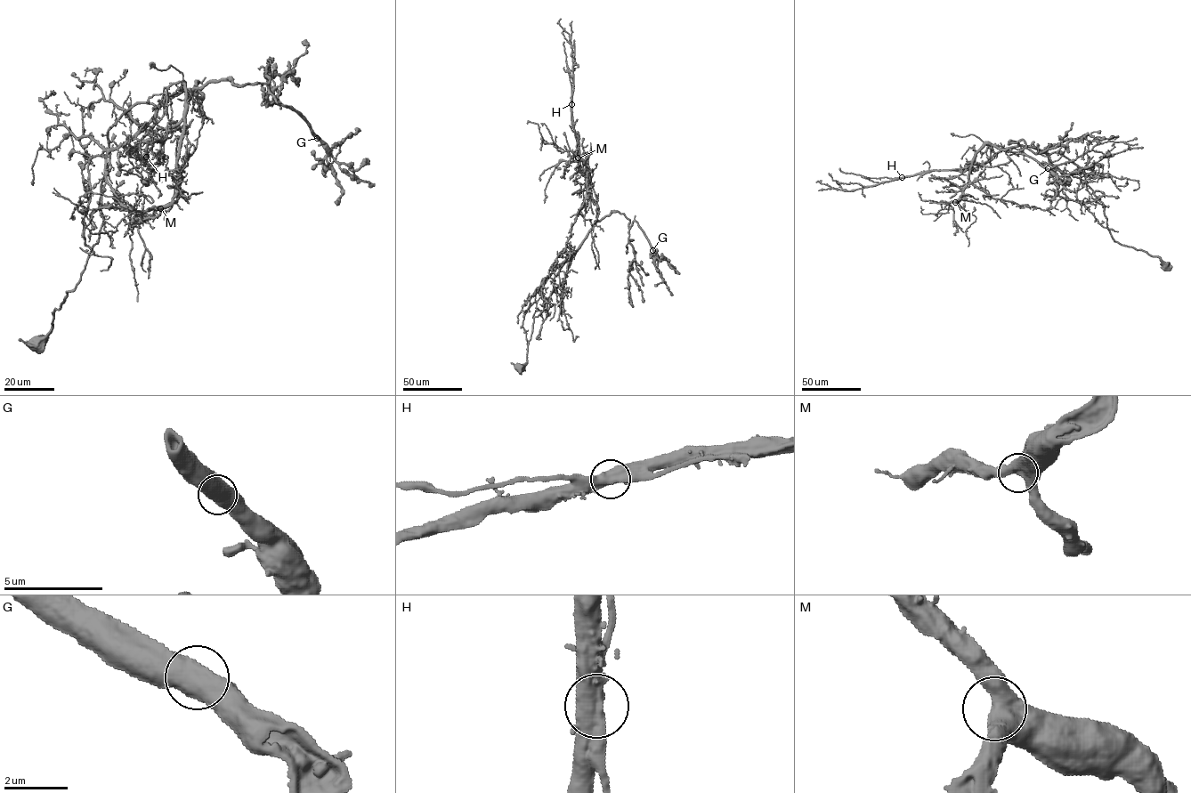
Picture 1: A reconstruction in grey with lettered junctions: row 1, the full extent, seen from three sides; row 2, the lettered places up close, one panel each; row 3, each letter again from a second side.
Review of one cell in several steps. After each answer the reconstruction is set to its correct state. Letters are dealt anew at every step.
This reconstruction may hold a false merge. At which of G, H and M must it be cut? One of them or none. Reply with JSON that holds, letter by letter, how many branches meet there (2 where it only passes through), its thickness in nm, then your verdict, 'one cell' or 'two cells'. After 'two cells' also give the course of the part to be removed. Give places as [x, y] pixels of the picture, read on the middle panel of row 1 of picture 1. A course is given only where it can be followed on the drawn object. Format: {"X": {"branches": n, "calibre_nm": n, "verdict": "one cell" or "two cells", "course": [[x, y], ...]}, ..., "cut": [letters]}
{"G": {"branches": 2, "calibre_nm": 600, "verdict": "one cell"}, "H": {"branches": 2, "calibre_nm": 600, "verdict": "two cells", "course": [[571, 104], [574, 135], [589, 189], [589, 177], [581, 157], [583, 148], [587, 145]]}, "M": {"branches": 2, "calibre_nm": 650, "verdict": "one cell"}, "cut": ["H"]}

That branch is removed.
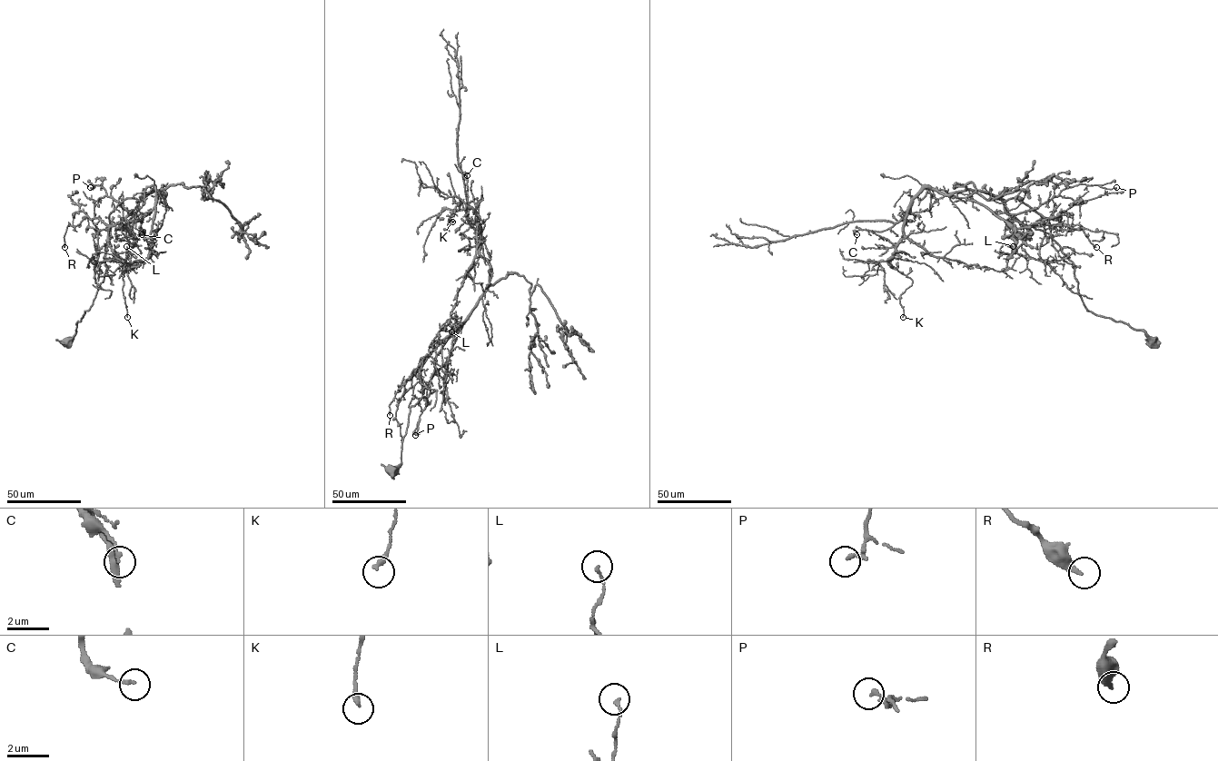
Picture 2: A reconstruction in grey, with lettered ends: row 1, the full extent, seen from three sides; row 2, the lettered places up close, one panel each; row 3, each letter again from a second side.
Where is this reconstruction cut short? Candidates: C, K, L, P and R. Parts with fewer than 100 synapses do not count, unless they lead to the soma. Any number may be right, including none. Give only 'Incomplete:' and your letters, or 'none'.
Incomplete: none

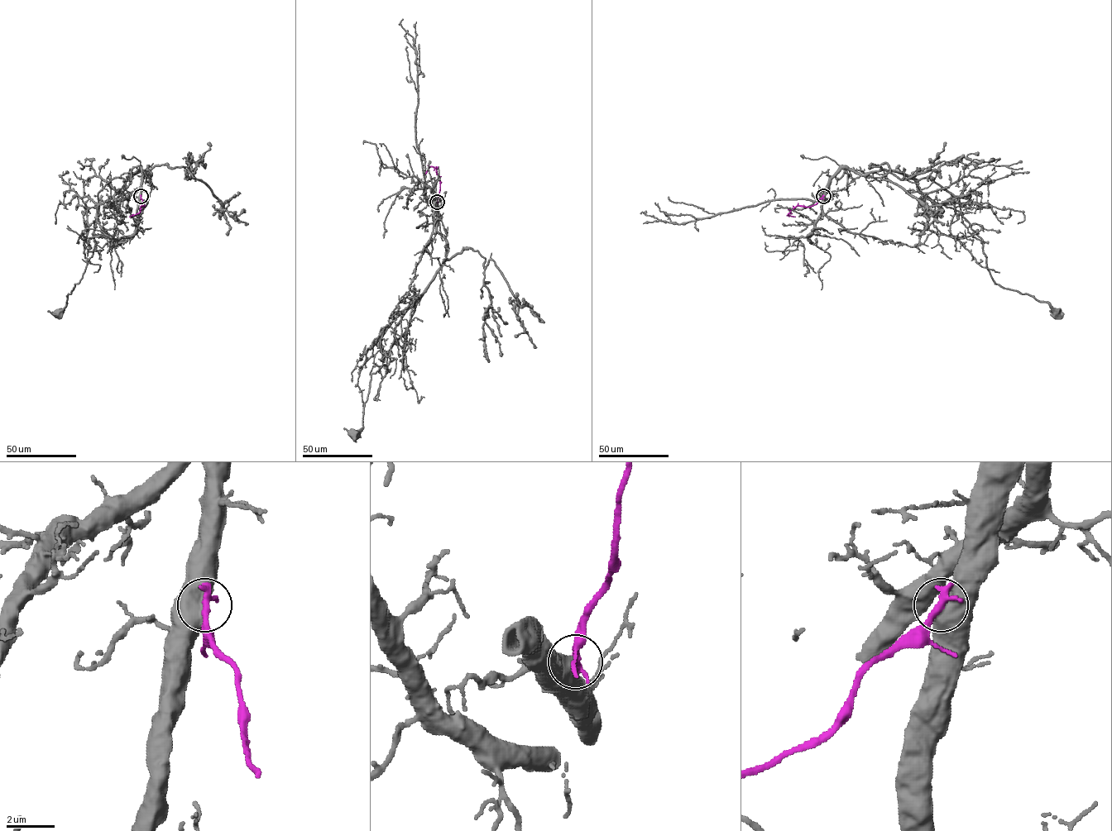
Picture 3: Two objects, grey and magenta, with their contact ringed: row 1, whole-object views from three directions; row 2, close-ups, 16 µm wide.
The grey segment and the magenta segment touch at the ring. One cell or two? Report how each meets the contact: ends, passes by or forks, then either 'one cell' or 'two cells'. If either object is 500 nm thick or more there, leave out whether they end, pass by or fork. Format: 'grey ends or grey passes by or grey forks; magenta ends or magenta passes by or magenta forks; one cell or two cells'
two cells

